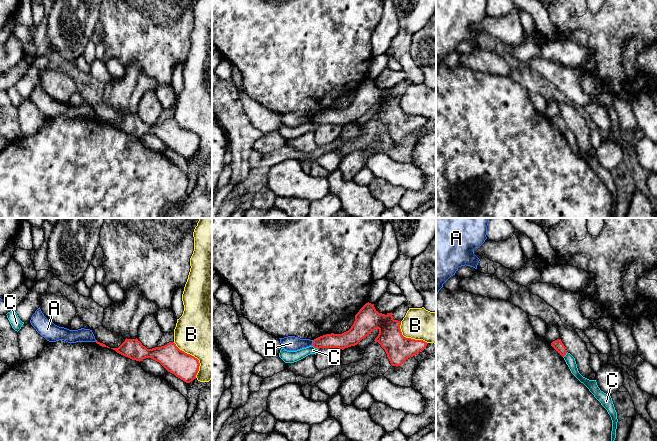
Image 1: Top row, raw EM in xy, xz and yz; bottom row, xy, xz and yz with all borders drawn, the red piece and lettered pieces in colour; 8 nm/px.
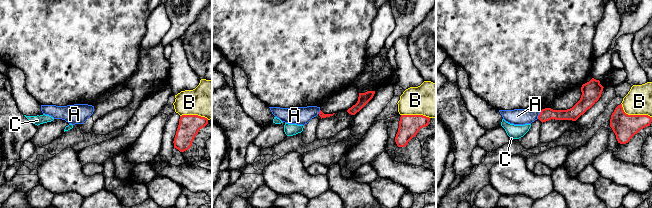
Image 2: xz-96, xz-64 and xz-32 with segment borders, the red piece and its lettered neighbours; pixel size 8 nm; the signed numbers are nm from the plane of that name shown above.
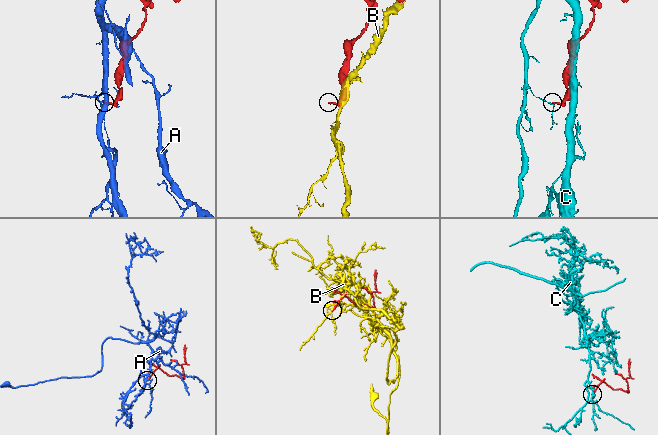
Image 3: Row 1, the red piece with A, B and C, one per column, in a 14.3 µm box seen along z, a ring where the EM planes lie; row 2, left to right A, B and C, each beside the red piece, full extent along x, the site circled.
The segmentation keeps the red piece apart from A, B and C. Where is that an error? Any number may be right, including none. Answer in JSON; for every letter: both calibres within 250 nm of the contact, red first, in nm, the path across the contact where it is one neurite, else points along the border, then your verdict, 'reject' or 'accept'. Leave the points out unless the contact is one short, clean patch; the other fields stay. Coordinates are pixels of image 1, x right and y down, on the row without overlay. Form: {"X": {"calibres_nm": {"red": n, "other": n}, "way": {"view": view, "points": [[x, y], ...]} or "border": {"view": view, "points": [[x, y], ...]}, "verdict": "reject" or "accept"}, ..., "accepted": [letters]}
{"A": {"calibres_nm": {"red": 120, "other": 130}, "border": {"view": "xz", "points": [[313, 116], [311, 121]]}, "verdict": "reject"}, "B": {"calibres_nm": {"red": 200, "other": 500}, "verdict": "reject"}, "C": {"calibres_nm": {"red": 120, "other": 100}, "border": {"view": "xz", "points": [[312, 121], [318, 125]]}, "verdict": "reject"}, "accepted": []}

